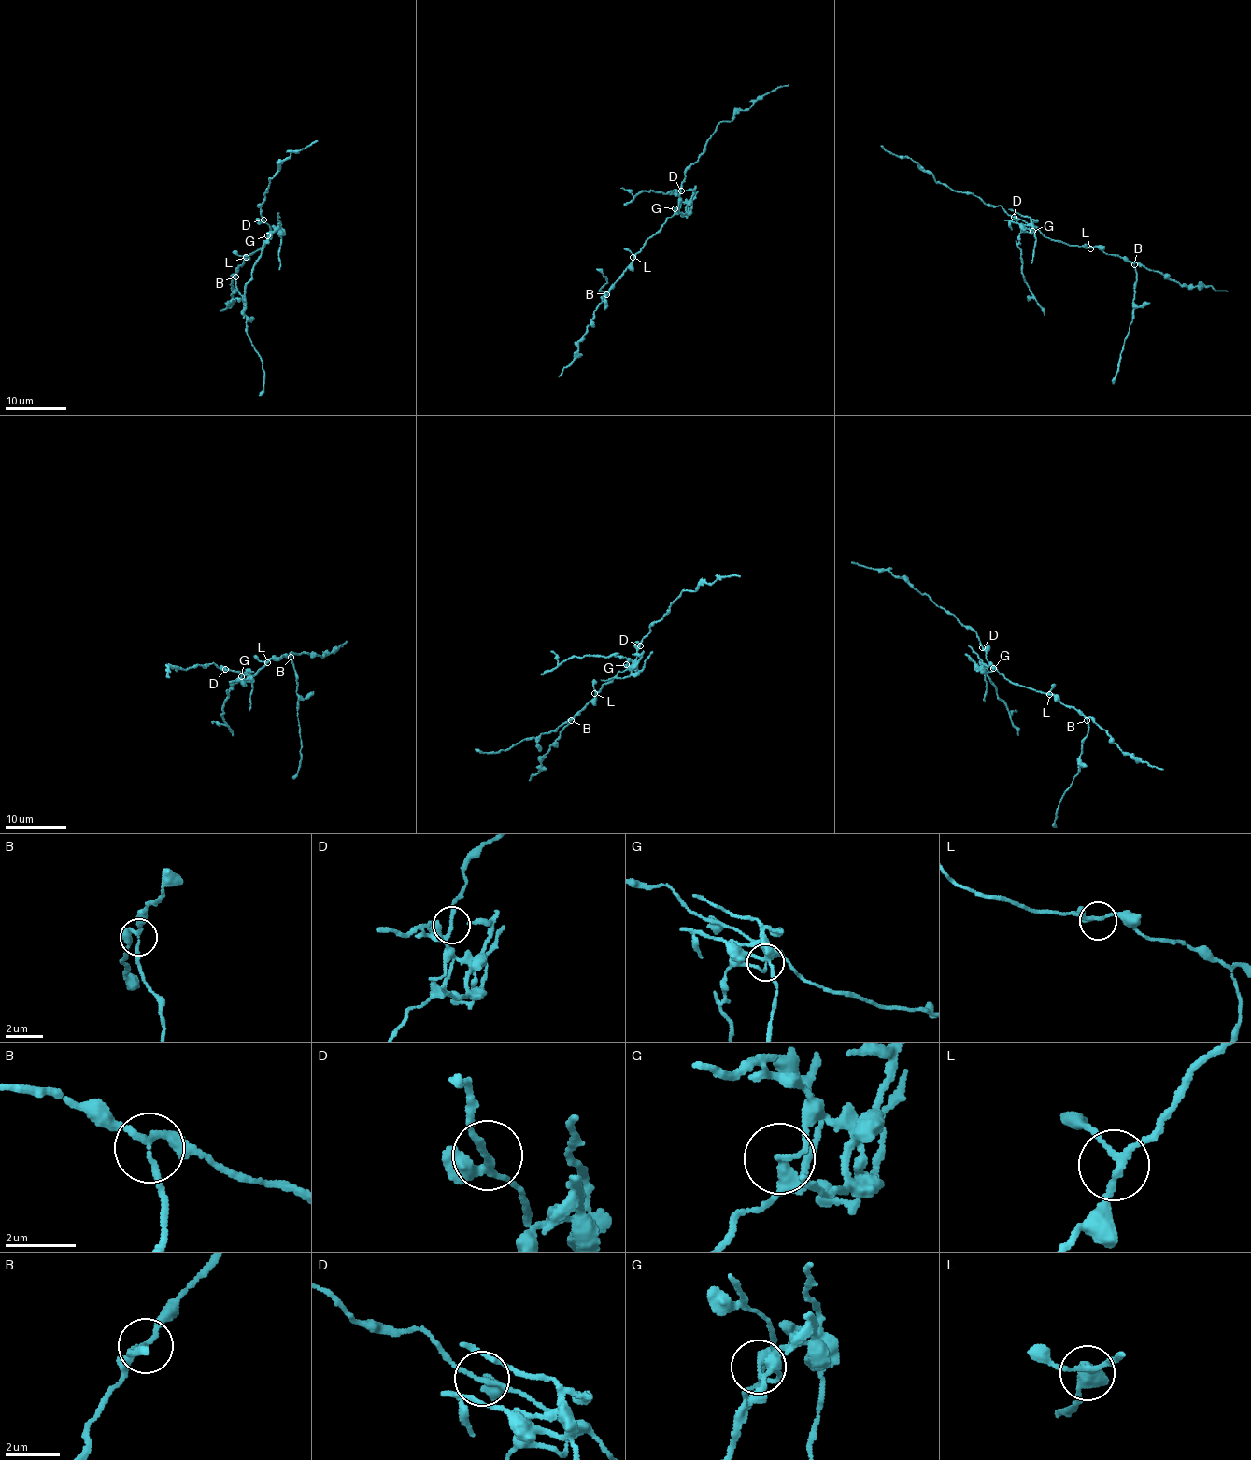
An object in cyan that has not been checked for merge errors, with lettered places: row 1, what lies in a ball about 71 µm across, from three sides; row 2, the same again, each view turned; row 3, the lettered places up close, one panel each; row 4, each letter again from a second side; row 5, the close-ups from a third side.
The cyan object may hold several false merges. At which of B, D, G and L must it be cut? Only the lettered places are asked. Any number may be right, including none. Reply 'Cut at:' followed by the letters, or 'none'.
Cut at: B, G

